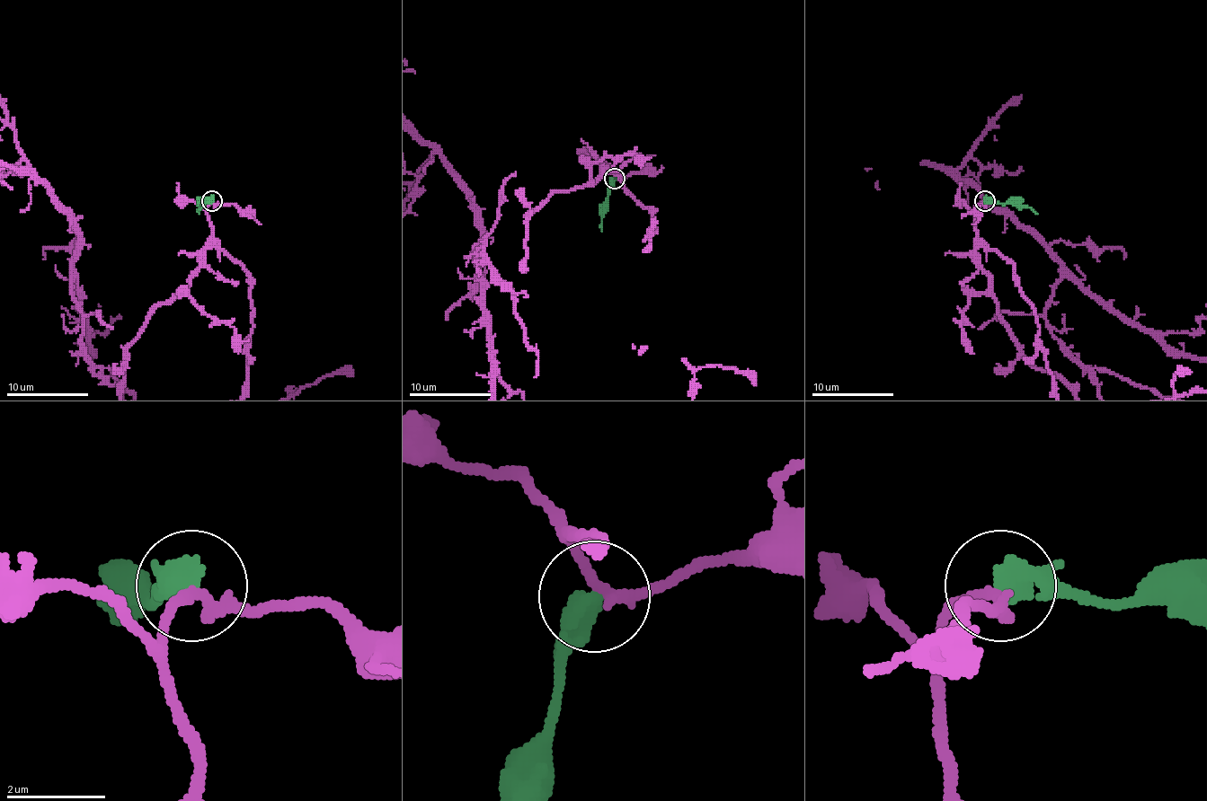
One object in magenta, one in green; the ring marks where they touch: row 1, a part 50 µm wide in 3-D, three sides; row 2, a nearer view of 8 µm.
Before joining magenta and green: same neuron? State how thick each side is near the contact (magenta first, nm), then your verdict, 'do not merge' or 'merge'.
calibres 220 and 550 nm; do not merge

